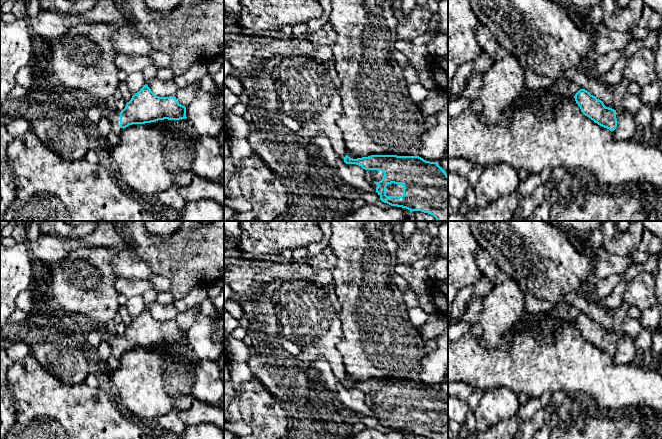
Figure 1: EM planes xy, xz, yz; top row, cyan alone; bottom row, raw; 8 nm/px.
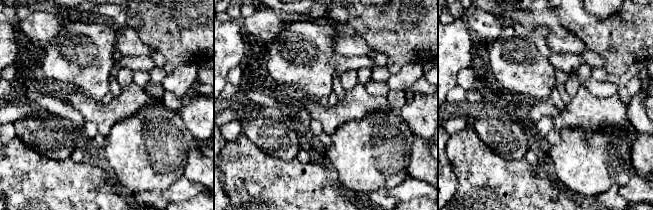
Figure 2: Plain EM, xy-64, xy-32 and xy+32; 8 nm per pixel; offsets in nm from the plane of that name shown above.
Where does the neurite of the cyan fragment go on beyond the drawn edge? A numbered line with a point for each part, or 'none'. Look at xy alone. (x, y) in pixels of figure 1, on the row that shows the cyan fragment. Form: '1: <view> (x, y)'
1: xy (114, 117)

